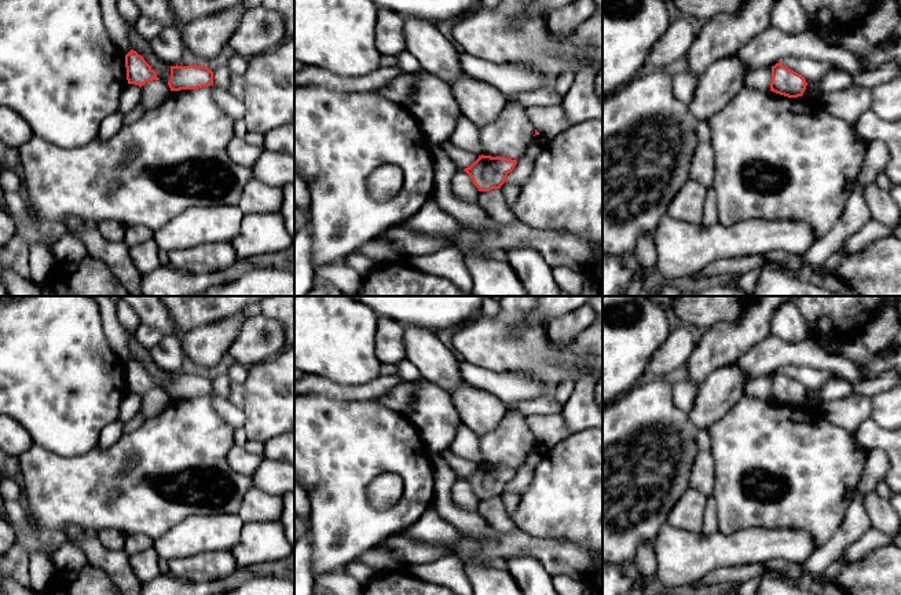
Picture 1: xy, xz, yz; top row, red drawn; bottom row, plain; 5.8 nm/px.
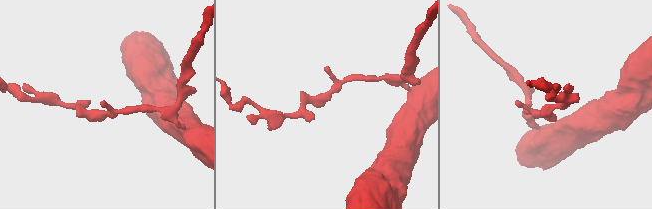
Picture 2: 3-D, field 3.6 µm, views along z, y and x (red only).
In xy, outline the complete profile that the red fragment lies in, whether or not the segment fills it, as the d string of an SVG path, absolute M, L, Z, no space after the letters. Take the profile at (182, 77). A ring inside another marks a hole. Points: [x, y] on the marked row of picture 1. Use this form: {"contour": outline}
{"contour": "M171 66L171 91L197 90L213 85L213 72L206 66Z"}

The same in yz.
{"contour": "M781 62L772 66L770 91L788 96L802 96L806 90L806 80L794 70L784 66Z"}

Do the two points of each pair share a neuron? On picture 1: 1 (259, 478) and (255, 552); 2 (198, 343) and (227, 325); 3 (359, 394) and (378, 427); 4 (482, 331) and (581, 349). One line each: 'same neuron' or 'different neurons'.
1: different neurons
2: same neuron
3: different neurons
4: same neuron

